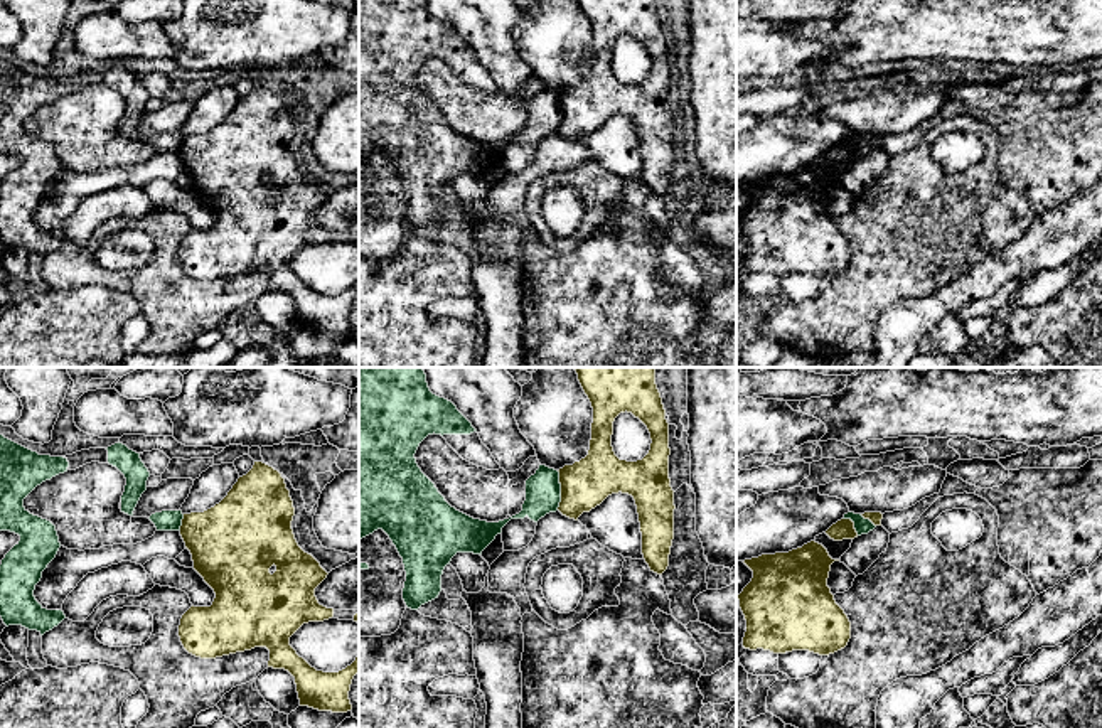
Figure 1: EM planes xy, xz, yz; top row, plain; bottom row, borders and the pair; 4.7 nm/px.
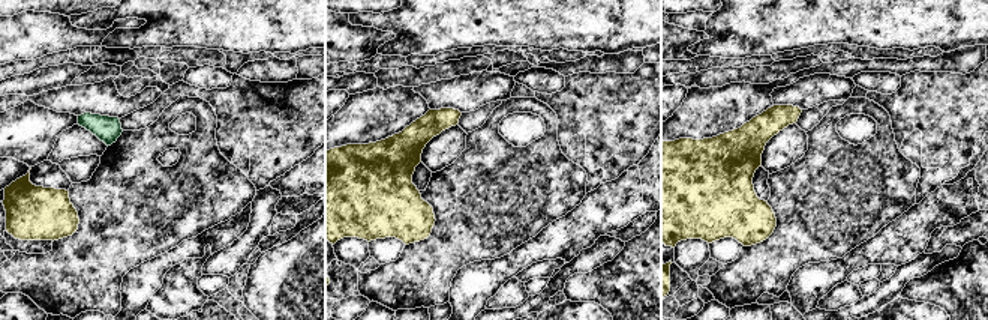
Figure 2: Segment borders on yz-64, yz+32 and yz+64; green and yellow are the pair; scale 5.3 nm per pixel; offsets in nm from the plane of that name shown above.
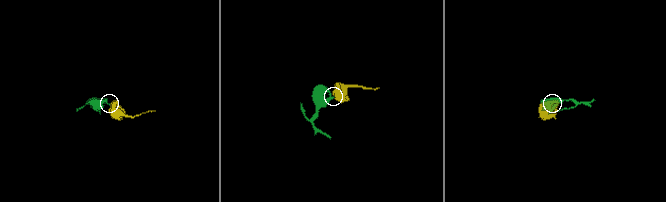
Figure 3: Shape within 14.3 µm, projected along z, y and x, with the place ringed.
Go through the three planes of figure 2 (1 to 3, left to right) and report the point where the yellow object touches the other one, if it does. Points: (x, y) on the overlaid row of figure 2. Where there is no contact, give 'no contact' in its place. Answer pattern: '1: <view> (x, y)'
1: no contact
2: no contact
3: no contact

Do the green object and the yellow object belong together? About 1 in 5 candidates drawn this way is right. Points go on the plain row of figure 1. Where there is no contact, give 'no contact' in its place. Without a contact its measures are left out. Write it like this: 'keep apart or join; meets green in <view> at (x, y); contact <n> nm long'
keep apart; meets green in xz at (560, 113); contact 190 nm long

